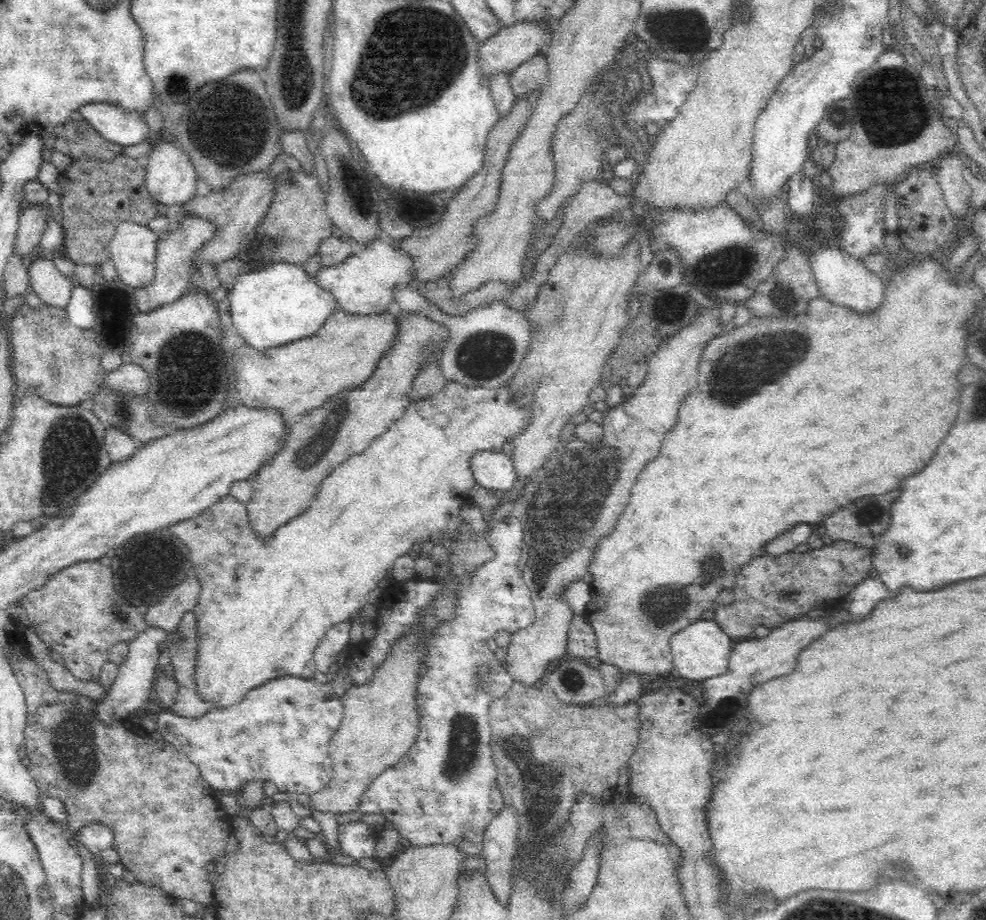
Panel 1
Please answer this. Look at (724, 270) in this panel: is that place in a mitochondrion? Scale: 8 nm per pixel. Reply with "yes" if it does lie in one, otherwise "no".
yes

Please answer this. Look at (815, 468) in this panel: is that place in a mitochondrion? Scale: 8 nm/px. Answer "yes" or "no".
no

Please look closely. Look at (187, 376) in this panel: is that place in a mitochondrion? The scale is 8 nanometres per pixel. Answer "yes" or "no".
yes

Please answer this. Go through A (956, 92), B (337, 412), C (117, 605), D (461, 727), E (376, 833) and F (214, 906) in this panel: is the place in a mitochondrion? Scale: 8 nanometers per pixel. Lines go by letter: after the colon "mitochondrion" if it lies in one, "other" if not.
A: other
B: mitochondrion
C: mitochondrion
D: mitochondrion
E: other
F: other

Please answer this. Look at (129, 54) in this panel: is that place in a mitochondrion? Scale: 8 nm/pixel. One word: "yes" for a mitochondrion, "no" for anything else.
no

